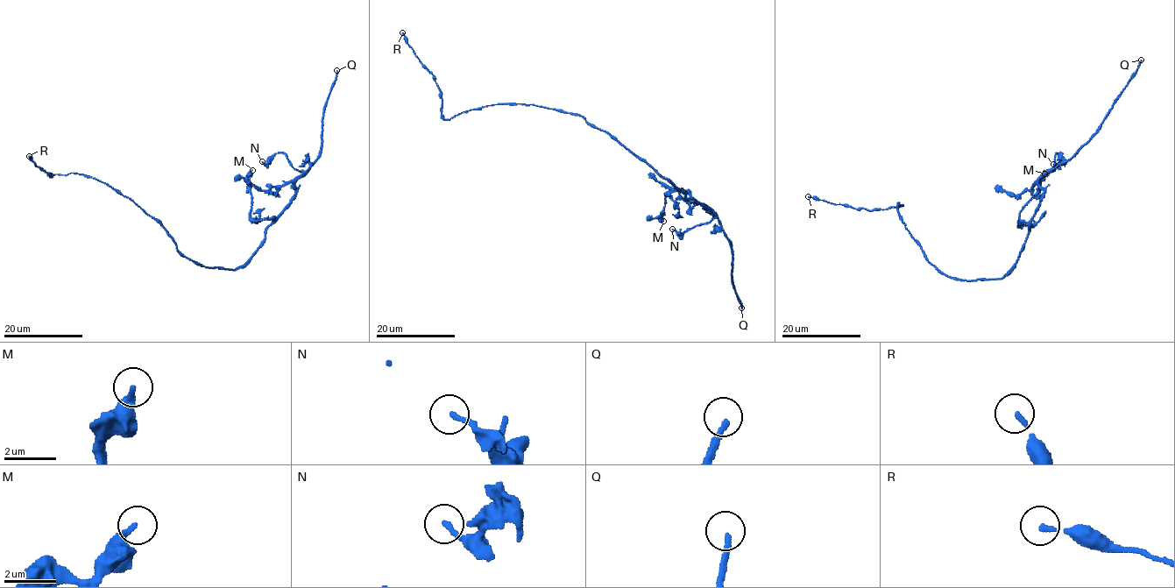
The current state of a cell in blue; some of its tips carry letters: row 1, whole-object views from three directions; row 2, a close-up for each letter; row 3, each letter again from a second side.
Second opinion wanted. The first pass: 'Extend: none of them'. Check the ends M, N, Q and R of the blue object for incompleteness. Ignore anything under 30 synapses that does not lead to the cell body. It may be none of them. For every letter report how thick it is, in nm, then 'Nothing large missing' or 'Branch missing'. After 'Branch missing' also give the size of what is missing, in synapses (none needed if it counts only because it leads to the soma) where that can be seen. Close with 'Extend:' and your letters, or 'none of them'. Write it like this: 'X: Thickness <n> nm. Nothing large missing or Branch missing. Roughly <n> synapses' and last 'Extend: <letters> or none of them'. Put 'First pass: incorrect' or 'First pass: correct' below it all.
M: Thickness 320 nm. Nothing large missing
N: Thickness 180 nm. Nothing large missing
Q: Thickness 200 nm. Branch missing. Roughly 180 synapses
R: Thickness 160 nm. Nothing large missing
Extend: Q
First pass: incorrect

